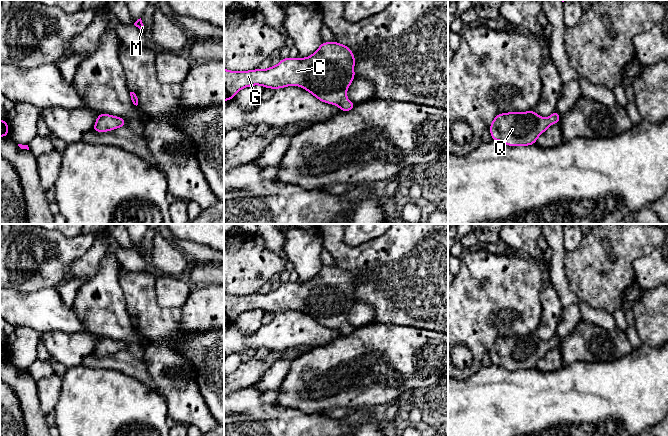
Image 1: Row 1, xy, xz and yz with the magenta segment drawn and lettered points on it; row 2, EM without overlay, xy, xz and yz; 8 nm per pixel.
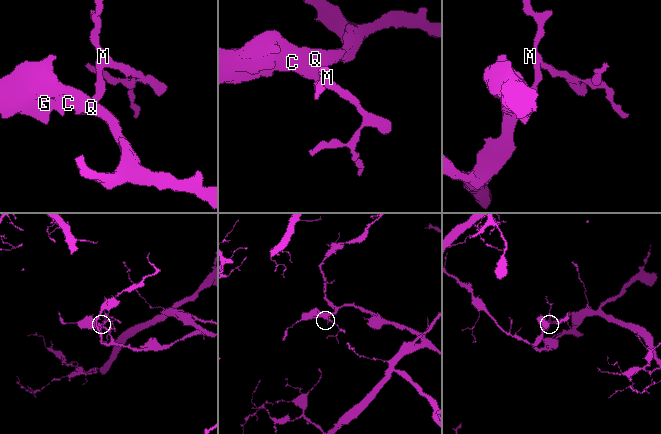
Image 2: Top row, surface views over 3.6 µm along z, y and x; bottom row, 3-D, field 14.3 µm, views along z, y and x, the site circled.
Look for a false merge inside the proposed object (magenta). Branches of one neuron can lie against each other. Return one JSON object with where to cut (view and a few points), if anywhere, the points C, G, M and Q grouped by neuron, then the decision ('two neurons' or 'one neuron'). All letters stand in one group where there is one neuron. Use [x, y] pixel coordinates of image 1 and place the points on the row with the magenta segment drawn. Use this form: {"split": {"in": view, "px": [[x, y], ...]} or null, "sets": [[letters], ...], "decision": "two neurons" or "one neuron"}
{"split": null, "sets": [["C", "G", "M", "Q"]], "decision": "one neuron"}

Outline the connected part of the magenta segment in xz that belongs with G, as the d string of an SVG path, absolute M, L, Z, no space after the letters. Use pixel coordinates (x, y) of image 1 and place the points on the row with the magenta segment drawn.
M322 42L319 48L305 58L284 58L276 66L267 69L230 71L224 68L224 102L234 99L243 88L260 85L277 90L288 86L298 86L311 93L321 102L336 105L341 112L352 110L356 104L347 99L347 90L355 79L355 55L351 48L339 42Z

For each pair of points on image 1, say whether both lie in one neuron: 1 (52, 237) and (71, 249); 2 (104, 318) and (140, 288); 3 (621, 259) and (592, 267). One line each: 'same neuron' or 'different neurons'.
1: same neuron
2: different neurons
3: same neuron

